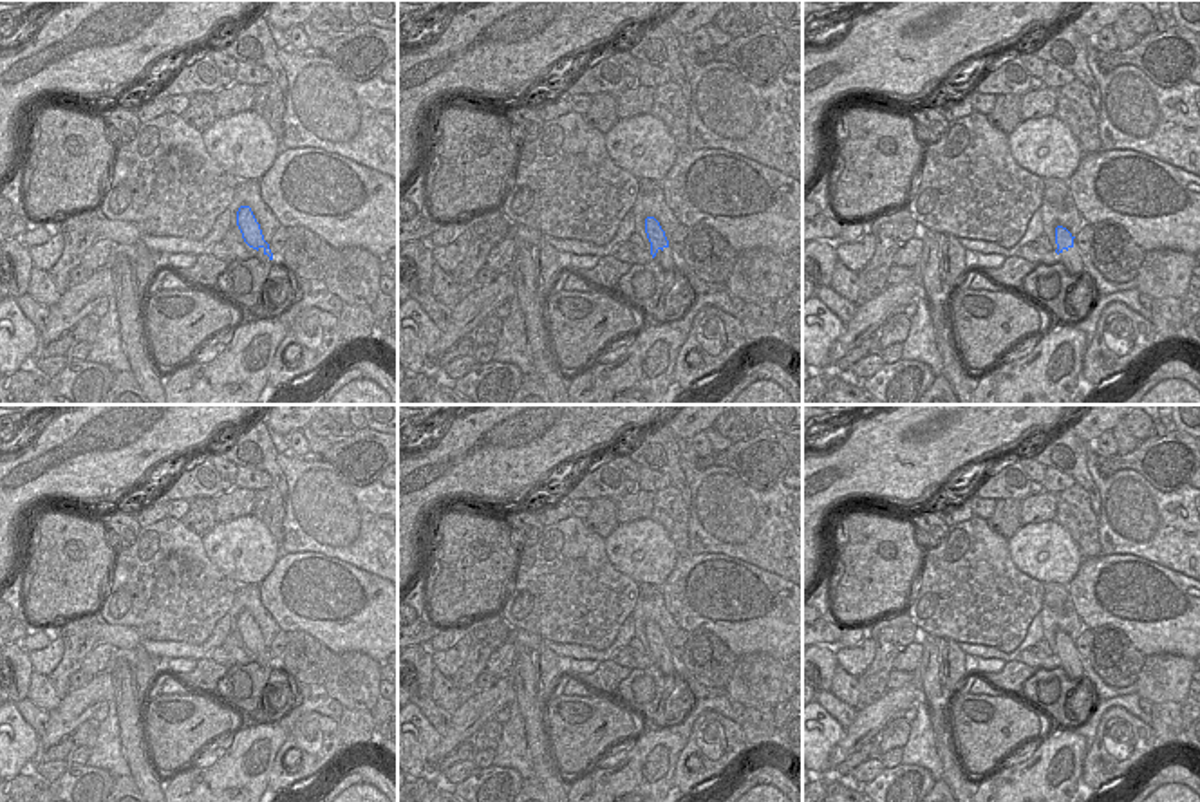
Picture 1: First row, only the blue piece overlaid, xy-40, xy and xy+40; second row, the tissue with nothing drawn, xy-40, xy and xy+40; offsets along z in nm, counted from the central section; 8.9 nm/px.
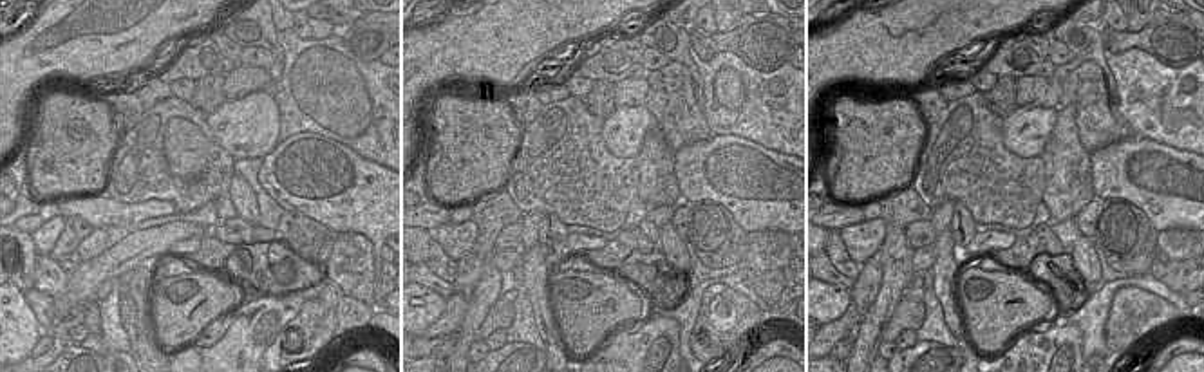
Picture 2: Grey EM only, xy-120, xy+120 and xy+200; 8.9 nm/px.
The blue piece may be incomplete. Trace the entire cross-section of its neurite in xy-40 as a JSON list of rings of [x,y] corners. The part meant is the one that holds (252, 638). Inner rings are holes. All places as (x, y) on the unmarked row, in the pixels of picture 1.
[[[240,611],[237,616],[237,630],[242,638],[244,647],[255,656],[260,667],[273,670],[273,657],[269,648],[264,645],[260,629],[257,627],[249,611]]]

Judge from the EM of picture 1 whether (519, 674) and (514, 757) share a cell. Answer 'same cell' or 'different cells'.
different cells

